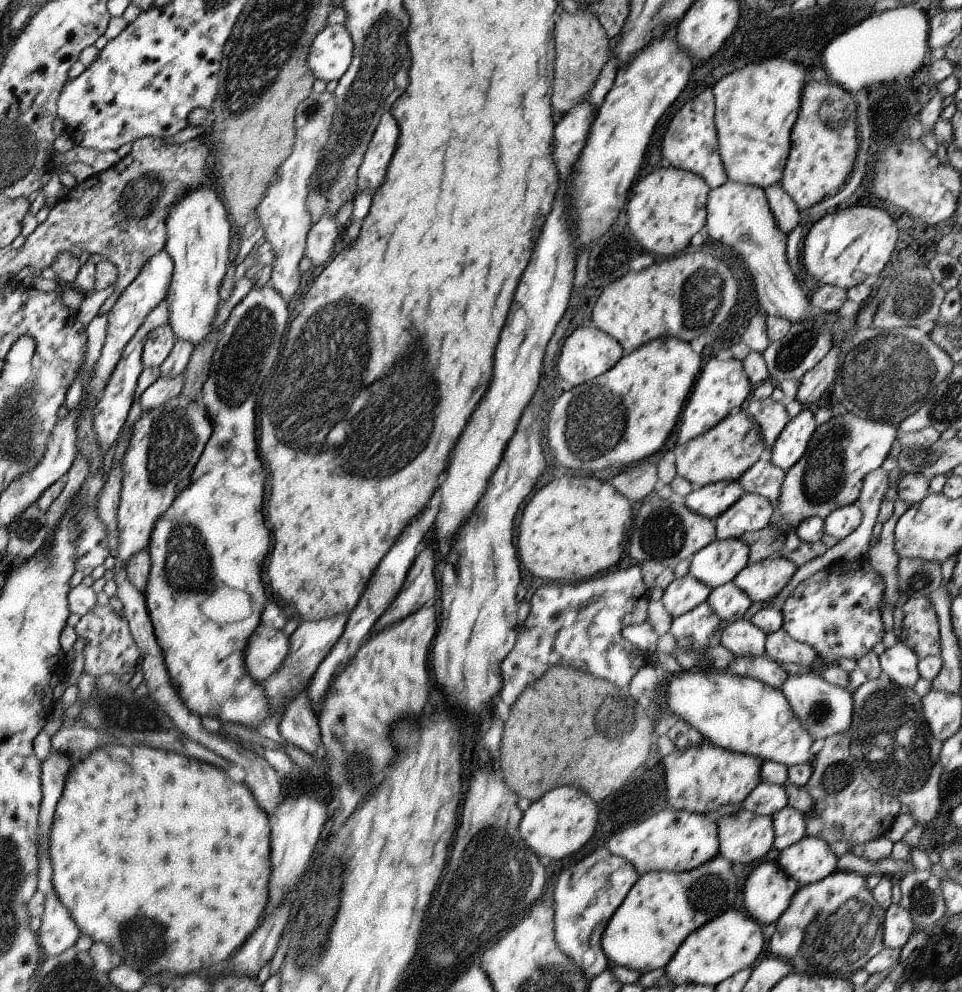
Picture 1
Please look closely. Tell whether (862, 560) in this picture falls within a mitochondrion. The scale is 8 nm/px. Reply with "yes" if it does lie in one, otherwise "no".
no

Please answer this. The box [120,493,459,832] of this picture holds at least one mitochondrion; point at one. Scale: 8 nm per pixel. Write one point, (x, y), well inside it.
(188, 567)

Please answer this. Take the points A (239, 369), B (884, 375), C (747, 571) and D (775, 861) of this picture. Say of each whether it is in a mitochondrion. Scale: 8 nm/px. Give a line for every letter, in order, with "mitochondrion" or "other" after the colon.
A: mitochondrion
B: mitochondrion
C: other
D: other

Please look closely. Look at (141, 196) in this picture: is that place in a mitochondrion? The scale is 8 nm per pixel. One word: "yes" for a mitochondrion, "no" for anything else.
yes

